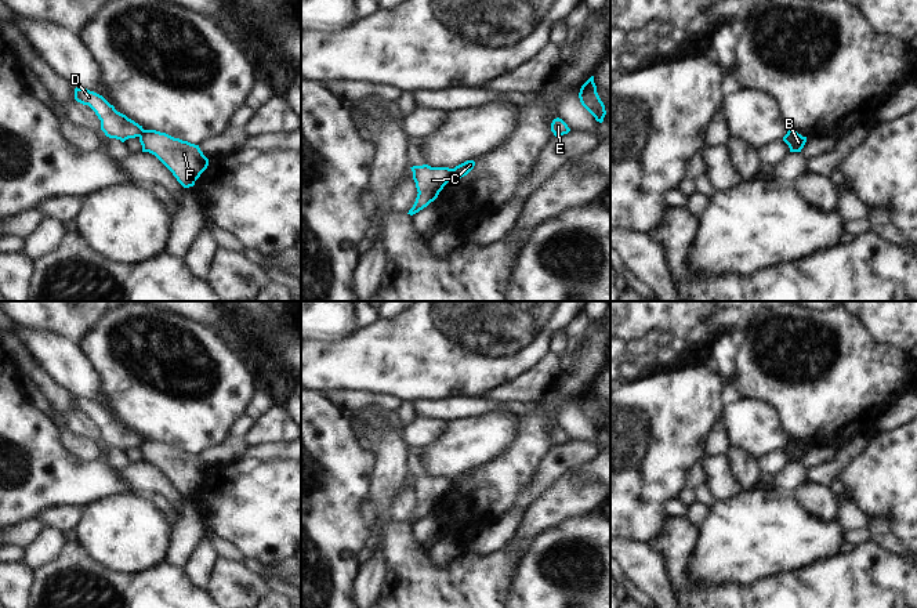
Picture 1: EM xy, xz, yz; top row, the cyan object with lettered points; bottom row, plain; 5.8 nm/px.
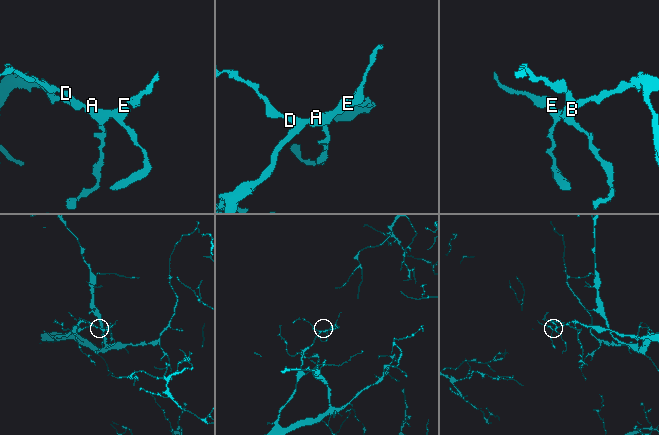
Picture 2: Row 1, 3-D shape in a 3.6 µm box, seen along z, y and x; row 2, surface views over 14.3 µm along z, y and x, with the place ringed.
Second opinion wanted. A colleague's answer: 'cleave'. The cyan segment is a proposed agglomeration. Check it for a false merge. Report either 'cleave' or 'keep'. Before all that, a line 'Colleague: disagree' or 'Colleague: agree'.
Colleague: agree
cleave

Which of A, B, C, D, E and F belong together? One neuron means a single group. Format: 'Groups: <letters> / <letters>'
Groups: A B E F / C D.

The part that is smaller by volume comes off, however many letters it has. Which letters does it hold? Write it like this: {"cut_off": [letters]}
{"cut_off": ["A", "B", "E", "F"]}

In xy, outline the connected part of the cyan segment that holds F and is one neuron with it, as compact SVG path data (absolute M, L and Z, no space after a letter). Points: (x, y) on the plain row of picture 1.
M144 439L139 452L142 462L155 464L184 497L193 496L209 475L209 468L199 455L174 448L166 442Z

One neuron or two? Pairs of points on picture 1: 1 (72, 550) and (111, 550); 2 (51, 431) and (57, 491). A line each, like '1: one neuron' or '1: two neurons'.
1: two neurons
2: one neuron

